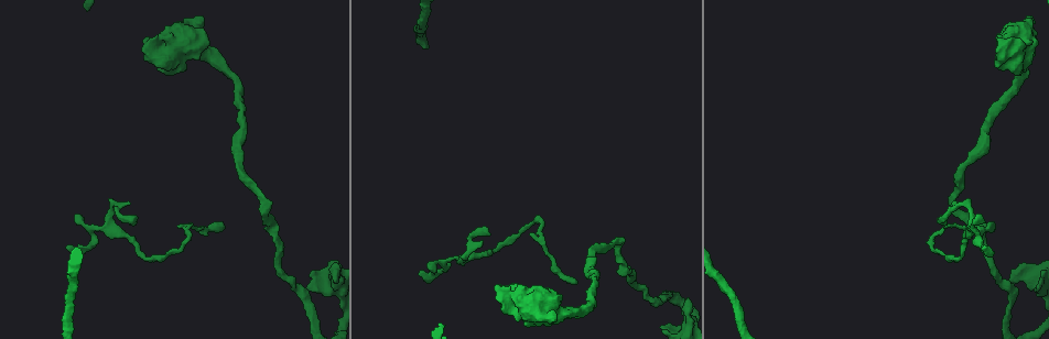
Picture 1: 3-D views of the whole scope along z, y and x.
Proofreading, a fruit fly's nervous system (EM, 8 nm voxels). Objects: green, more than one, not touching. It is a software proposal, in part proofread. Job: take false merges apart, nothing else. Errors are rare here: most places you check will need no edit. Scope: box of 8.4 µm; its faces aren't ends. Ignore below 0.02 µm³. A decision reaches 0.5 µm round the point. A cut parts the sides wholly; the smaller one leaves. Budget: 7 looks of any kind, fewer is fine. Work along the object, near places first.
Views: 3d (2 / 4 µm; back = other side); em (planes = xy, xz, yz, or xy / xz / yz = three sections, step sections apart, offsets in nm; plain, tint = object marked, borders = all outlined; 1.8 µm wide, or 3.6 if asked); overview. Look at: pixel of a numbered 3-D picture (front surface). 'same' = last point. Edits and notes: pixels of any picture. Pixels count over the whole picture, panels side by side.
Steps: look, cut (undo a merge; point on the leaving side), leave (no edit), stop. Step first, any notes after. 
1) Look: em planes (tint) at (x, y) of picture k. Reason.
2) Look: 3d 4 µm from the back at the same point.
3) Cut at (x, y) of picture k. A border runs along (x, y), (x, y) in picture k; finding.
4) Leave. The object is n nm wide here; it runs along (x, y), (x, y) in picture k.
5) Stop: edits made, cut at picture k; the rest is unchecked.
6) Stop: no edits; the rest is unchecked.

Look: em yz step 16 (tint) at (618, 242) of picture 1.

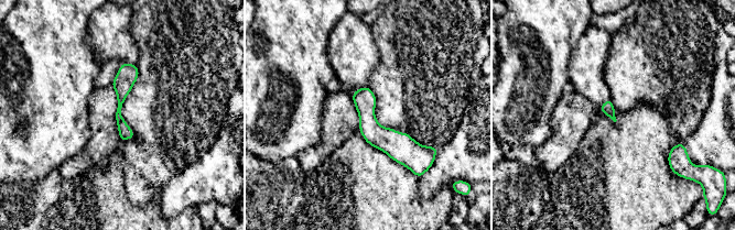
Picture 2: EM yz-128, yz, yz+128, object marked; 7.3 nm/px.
Look: em planes (tint) at the same point. Another direction.

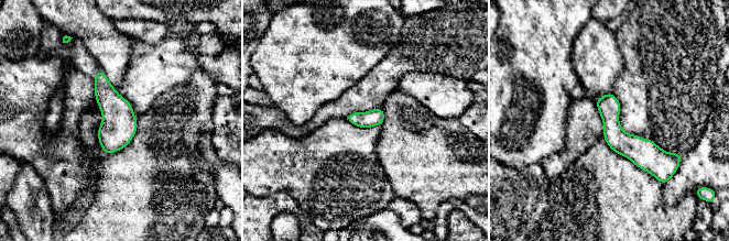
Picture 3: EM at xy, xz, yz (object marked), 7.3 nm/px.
Leave. One cell here.

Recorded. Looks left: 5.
Look: 3d 4 µm at (546, 312) of picture 1. Thick turns thin.

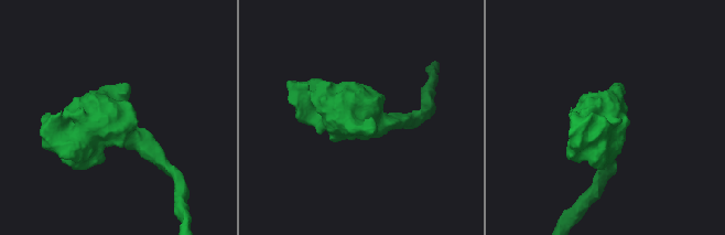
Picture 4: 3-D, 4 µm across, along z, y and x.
Look: em yz step 16 (tint) at (118, 127) of picture 4.

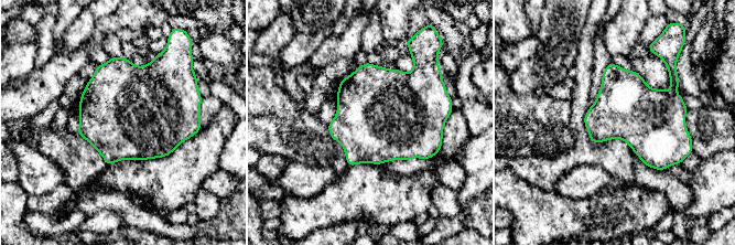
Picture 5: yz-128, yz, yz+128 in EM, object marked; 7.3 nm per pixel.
Look: em planes (tint) at the same point. Cut it another way.

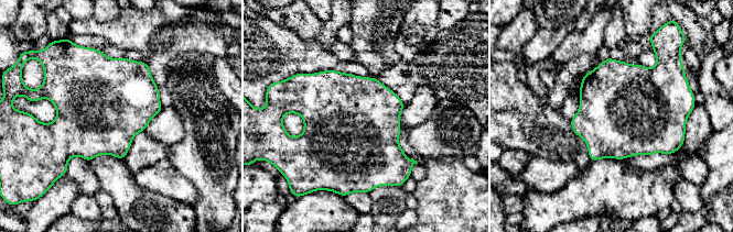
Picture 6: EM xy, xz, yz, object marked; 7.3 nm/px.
Leave. One cell here.

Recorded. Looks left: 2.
Look: 3d 4 µm at (969, 232) of picture 1. Three arms meet.

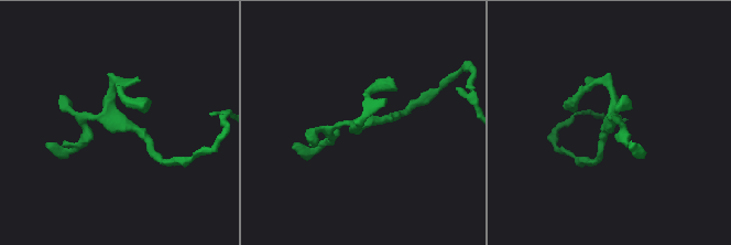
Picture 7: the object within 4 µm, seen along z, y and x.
Look: em yz step 8 (tint) at (609, 122) of picture 7. 3 arms meet here.

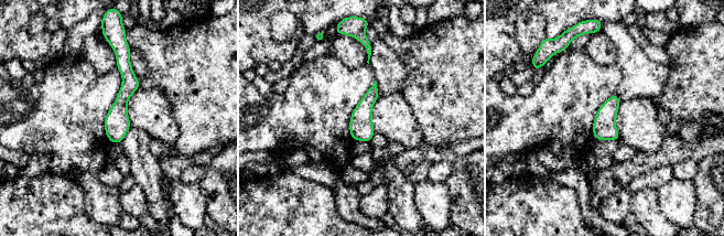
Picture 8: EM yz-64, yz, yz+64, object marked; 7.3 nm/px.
Leave. It runs along (125, 55), (127, 90), (114, 140) in picture 8; one cell here.

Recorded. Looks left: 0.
Stop: no edits; the rest is unchecked.

